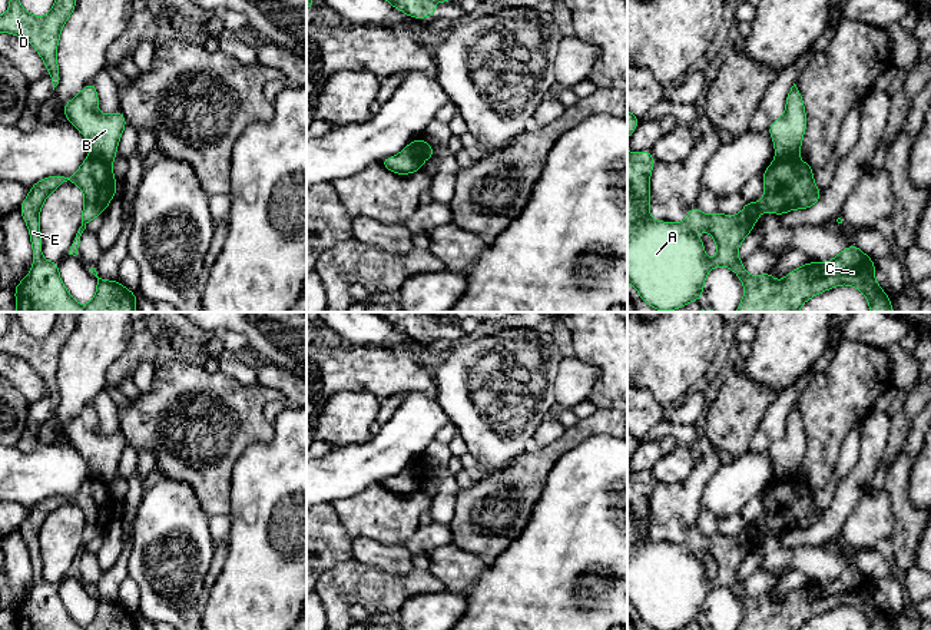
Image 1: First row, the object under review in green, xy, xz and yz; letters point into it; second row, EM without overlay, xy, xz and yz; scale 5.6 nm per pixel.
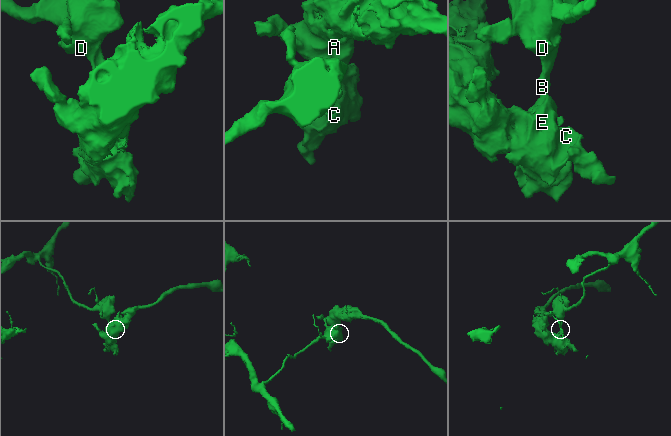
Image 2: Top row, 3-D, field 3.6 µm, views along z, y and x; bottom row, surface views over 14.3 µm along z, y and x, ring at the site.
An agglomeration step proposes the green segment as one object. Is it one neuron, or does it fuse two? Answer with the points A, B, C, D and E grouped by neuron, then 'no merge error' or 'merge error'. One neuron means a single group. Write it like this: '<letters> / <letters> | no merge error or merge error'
A C E / B D | merge error

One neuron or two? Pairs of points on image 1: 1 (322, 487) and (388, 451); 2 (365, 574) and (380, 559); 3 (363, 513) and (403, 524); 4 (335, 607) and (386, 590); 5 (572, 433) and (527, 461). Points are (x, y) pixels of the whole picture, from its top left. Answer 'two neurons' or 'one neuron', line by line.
1: one neuron
2: two neurons
3: one neuron
4: one neuron
5: one neuron

